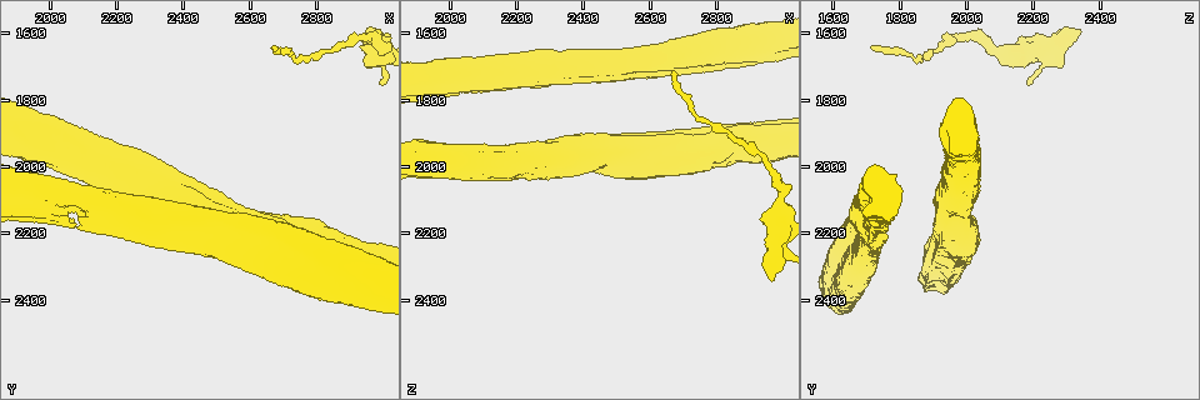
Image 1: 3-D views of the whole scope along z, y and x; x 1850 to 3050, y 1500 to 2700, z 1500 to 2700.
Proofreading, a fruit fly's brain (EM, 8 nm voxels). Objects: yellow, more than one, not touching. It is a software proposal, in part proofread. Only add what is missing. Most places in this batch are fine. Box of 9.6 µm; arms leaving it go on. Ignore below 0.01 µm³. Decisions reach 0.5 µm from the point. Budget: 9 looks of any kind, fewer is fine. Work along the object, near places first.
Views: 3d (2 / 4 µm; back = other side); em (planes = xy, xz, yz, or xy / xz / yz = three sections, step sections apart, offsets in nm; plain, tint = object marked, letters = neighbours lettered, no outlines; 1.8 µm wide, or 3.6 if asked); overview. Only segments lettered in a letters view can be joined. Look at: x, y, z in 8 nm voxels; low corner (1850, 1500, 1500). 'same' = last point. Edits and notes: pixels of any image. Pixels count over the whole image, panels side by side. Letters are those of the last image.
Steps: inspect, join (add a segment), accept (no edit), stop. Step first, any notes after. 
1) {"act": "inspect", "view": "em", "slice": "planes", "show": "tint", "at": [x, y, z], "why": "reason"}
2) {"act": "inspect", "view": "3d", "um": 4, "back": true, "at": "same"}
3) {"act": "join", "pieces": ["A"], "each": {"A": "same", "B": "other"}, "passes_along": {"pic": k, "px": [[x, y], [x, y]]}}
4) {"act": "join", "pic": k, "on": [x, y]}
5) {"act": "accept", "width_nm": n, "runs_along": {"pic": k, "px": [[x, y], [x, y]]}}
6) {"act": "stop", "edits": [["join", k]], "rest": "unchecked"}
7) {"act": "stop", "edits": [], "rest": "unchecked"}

{"act": "inspect", "view": "em", "um": 3.6, "slice": "planes", "show": "letters", "at": [2340, 2220, 1720], "why": "closes a loop"}

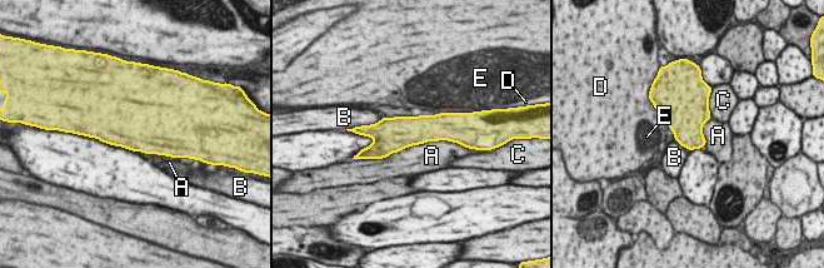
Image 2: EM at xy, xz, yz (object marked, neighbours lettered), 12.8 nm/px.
{"act": "accept", "longest_contact_nm": ["A", 1050], "each": {"A": "other", "B": "other", "C": "other", "D": "other", "E": "other"}, "found": "none of them fits"}

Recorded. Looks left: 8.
{"act": "inspect", "view": "em", "slice": "xy", "step": 8, "show": "letters", "at": [2660, 1650, 1720], "why": "an open end"}

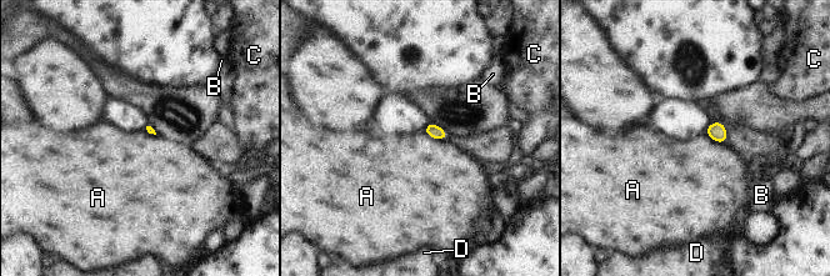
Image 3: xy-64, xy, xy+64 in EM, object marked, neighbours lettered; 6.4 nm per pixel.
{"act": "inspect", "view": "em", "slice": "planes", "show": "letters", "at": "same"}

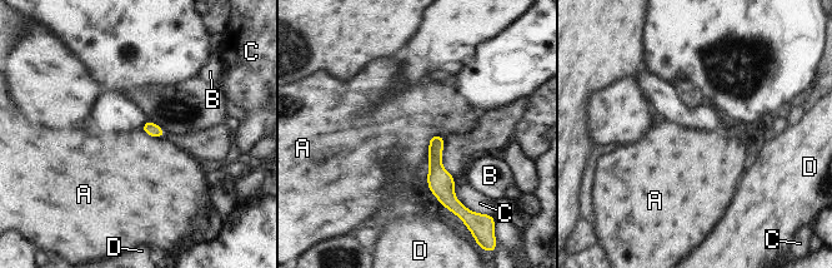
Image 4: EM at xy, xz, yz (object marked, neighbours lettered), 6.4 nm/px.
{"act": "accept", "each": {"A": "other", "B": "other", "C": "other", "D": "other"}, "border": {"pic": 4, "px": [[445, 137], [429, 139], [426, 160]]}, "found": "none of them fits"}

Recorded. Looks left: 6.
{"act": "inspect", "view": "em", "slice": "planes", "show": "letters", "at": [2960, 1600, 2340], "why": "thick end"}

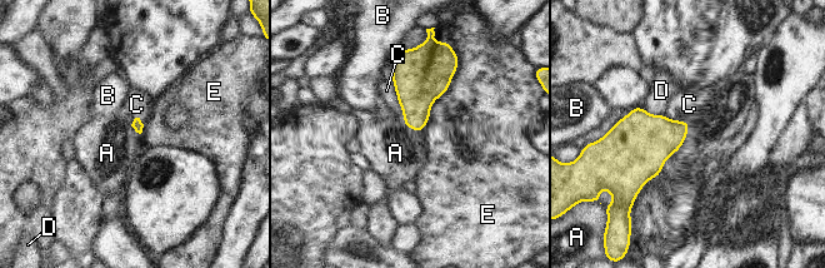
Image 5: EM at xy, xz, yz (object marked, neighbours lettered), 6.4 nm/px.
{"act": "accept", "each": {"A": "other", "B": "other", "C": "other", "D": "other", "E": "other"}, "border": {"pic": 5, "px": [[690, 127], [659, 174]]}, "found": "none of them fits"}

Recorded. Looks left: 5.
{"act": "inspect", "view": "3d", "um": 4, "at": [2990, 1750, 2180], "why": "an open end"}

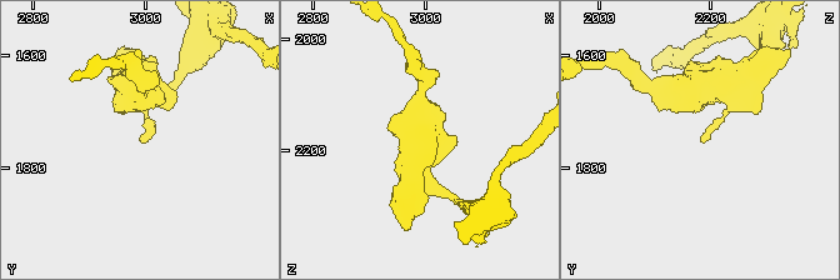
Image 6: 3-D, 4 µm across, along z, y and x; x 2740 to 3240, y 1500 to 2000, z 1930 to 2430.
{"act": "inspect", "view": "em", "slice": "planes", "show": "letters", "at": [2995, 1755, 2185]}

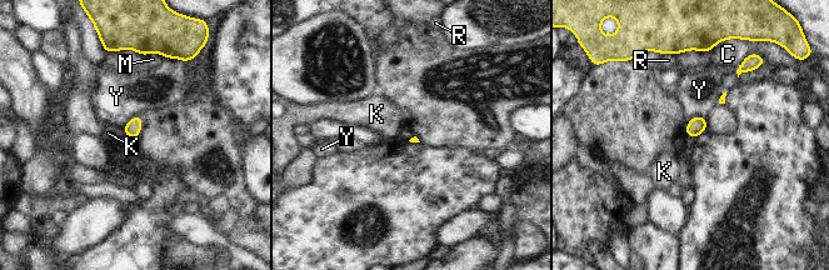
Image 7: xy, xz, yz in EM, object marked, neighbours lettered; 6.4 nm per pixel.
{"act": "accept", "each": {"C": "other", "K": "other", "M": "other", "R": "other", "Y": "other"}, "border": {"pic": 7, "px": [[121, 129], [125, 135]]}, "found": "none of them fits"}

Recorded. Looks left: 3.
{"act": "stop", "edits": [], "rest": "unchecked"}

